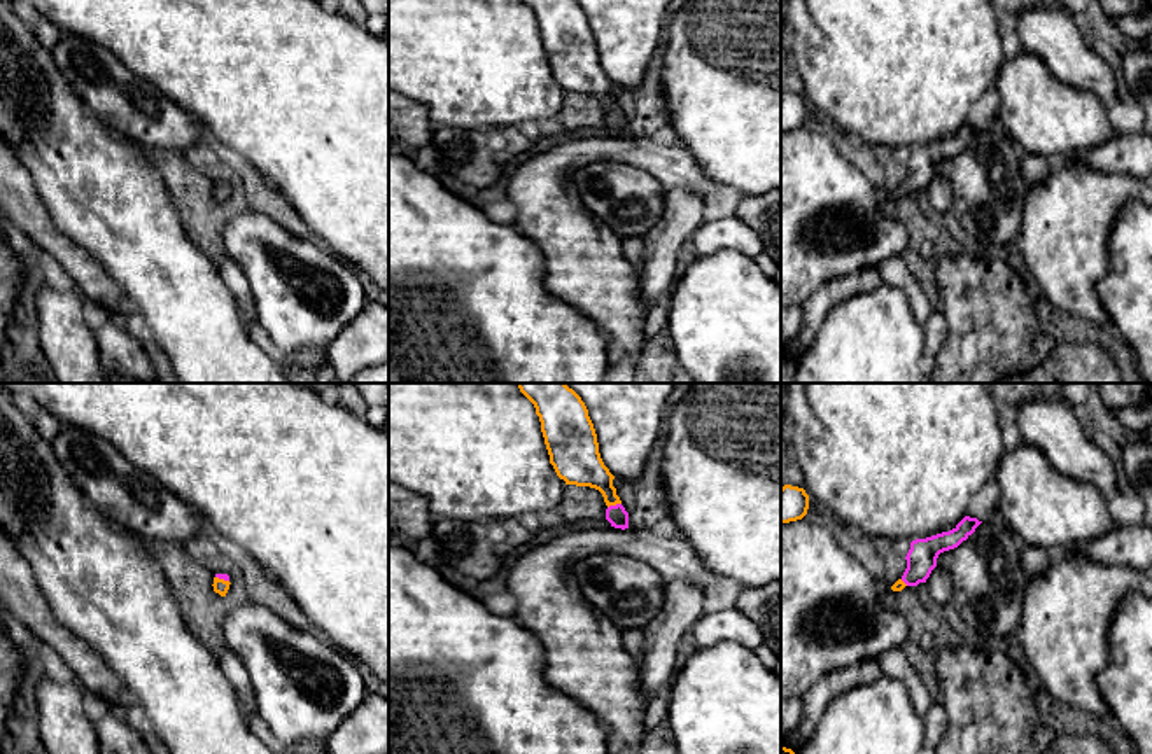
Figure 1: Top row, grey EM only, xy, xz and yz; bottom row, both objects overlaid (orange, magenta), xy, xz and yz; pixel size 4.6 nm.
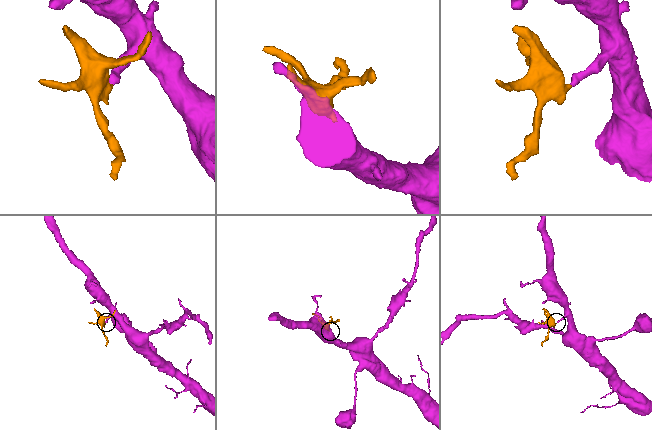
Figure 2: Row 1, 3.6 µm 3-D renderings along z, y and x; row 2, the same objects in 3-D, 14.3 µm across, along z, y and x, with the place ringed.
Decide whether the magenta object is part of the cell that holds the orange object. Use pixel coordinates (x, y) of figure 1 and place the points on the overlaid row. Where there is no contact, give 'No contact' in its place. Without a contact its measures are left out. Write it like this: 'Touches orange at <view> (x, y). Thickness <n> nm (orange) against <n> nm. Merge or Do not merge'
Touches orange at xz (613, 504). Thickness 220 nm (orange) against 90 nm. Merge

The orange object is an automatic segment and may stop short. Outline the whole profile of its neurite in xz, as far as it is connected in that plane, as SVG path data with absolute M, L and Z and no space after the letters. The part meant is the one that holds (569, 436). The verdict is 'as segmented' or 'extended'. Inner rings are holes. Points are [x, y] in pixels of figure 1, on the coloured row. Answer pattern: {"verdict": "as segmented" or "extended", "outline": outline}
{"verdict": "extended", "outline": "M565 383L516 385L536 408L557 476L565 485L599 490L608 506L606 520L611 527L629 528L629 513L613 486L615 476L601 458L597 434L581 397Z"}

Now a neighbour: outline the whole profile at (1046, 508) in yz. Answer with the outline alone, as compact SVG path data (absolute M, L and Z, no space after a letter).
M1035 444L1003 451L994 478L1003 521L1029 546L1061 553L1115 528L1101 492L1057 472Z

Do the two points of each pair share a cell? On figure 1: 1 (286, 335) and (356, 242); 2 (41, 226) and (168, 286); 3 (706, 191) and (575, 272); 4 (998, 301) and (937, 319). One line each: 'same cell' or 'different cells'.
1: different cells
2: different cells
3: same cell
4: different cells

